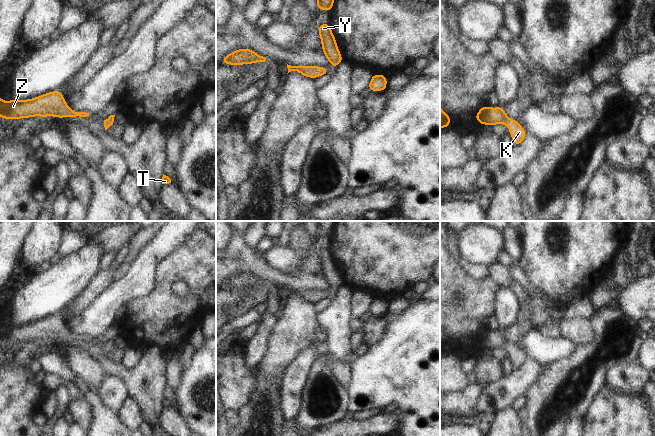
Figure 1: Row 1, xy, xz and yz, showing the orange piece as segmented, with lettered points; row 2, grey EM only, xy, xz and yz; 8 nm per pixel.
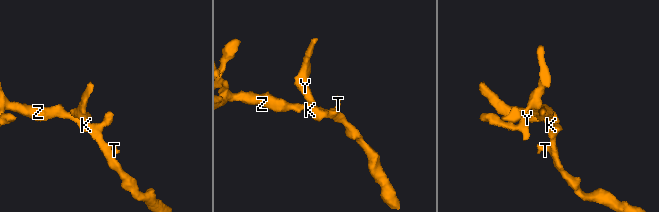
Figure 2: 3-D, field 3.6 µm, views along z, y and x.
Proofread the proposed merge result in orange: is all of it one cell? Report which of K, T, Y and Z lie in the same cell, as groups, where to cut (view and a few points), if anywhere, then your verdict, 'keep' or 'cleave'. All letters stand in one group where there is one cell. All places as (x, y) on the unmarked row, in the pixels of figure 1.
K T Y Z | no cut | keep

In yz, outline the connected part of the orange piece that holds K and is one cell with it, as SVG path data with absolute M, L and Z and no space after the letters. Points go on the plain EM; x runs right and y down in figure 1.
M485 329L481 331L475 339L475 344L478 345L482 350L487 348L491 350L505 348L510 355L509 359L512 361L514 370L520 369L527 359L525 353L517 344L507 341L505 333L501 330L492 332Z

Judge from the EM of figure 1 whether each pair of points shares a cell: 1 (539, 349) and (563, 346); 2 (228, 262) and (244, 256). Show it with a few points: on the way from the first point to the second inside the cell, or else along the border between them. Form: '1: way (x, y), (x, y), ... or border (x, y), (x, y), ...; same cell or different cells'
1: way (545, 349), (557, 348); same cell
2: way (232, 262), (240, 258); same cell

